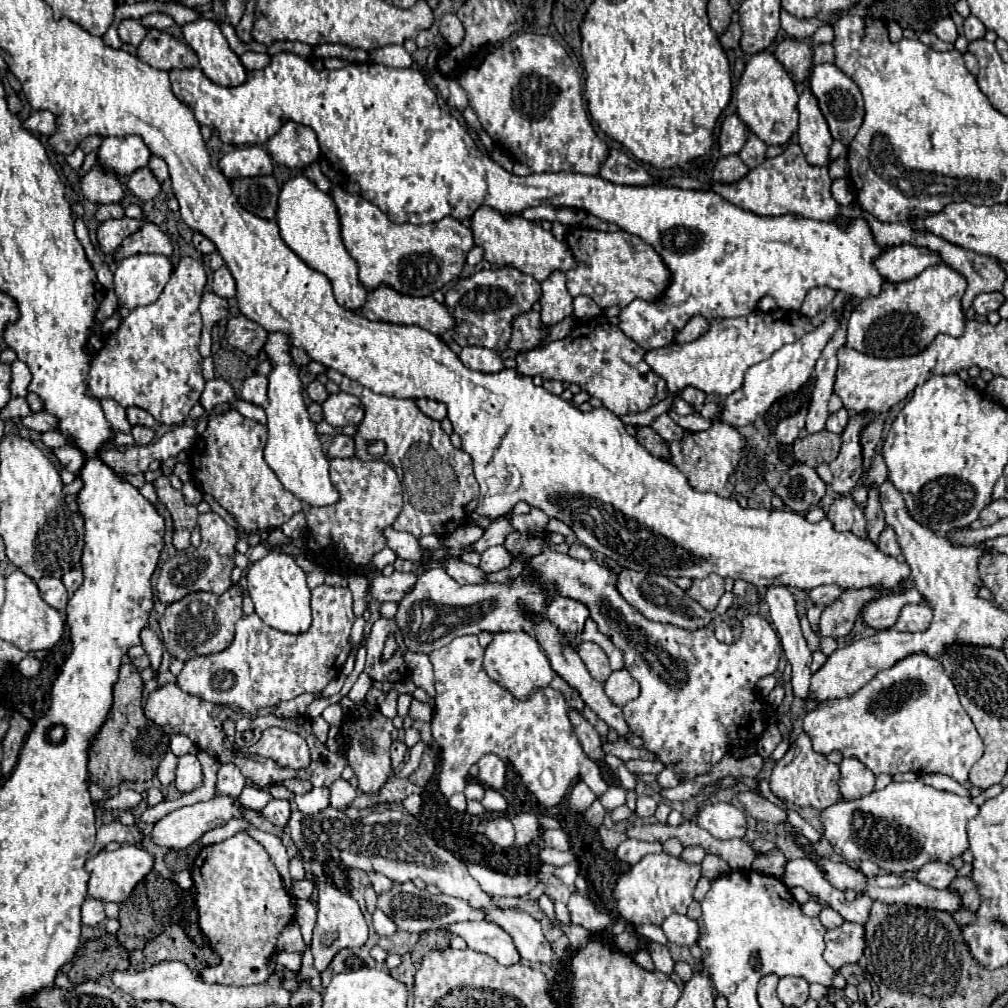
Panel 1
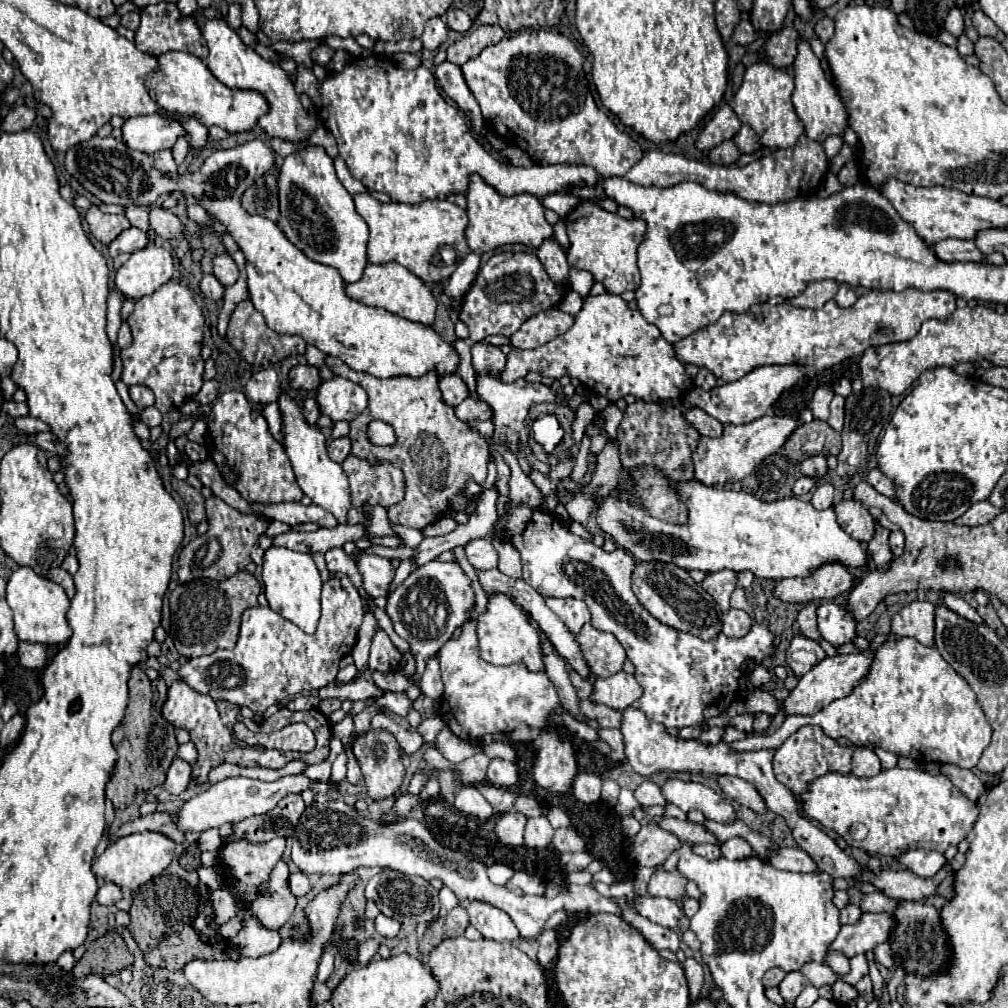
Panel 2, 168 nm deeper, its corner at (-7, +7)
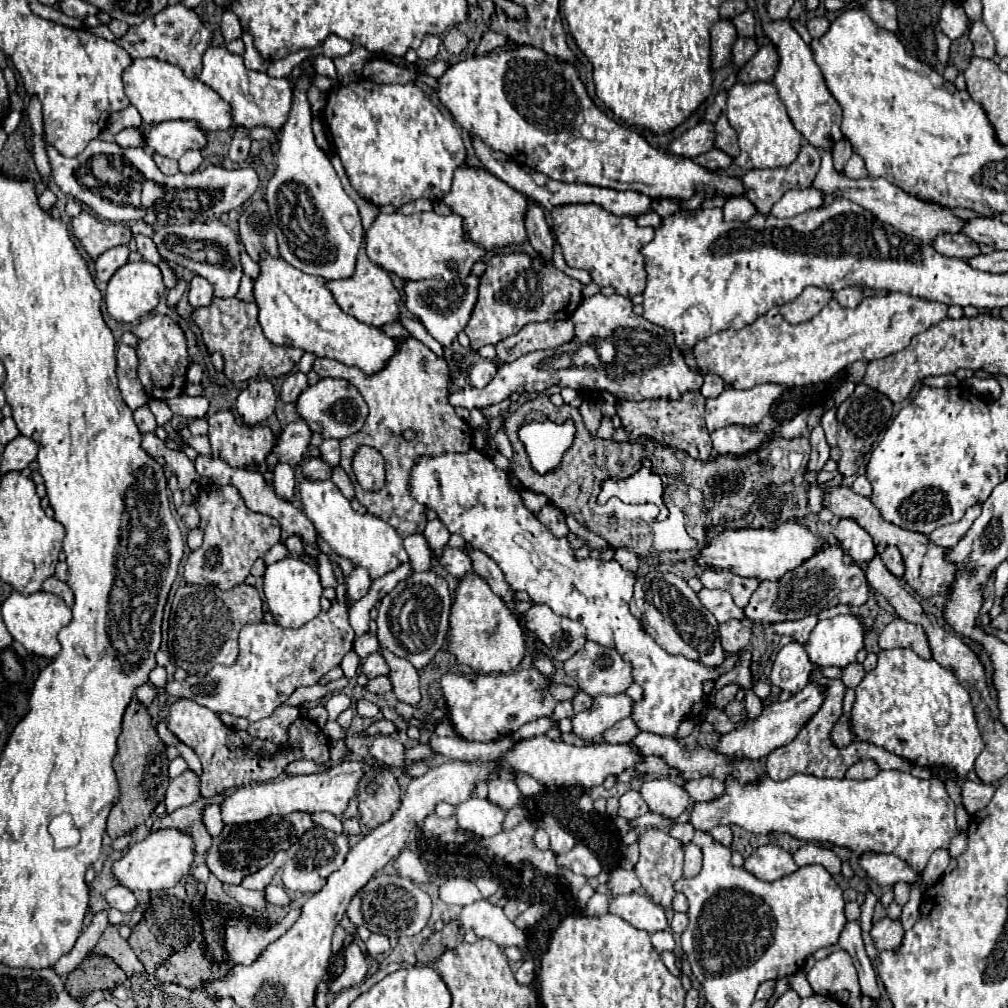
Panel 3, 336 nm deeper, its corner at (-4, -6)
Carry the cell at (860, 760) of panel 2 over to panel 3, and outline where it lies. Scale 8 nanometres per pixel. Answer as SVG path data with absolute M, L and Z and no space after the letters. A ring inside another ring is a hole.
M859 761L859 763L855 763L847 769L845 777L863 781L863 779L873 779L877 773L879 773L879 767L877 767L875 761Z

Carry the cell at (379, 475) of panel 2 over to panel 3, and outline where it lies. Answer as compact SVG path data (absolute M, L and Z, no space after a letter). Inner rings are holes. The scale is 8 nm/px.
M361 447L353 459L353 469L357 481L367 491L379 491L385 483L385 467L383 457L373 447Z

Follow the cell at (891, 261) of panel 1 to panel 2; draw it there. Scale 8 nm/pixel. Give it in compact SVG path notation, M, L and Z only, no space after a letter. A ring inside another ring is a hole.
M946 238L934 244L934 252L944 262L982 262L986 258L972 240L958 240L958 238Z

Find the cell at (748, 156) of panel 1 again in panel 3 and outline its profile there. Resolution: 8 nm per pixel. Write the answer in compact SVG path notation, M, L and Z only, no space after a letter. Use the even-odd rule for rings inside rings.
M721 115L715 123L715 131L717 131L717 139L715 139L715 147L725 151L727 155L731 157L737 157L739 155L739 141L737 141L737 135L735 135L735 129L729 125L727 117Z

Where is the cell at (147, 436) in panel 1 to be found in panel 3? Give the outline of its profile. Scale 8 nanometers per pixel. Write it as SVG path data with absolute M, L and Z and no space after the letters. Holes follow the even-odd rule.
M147 405L139 407L139 409L133 413L133 417L135 417L135 423L137 423L137 427L139 427L139 431L141 431L141 433L155 431L157 421L155 421L155 417L153 417L153 413L149 411L149 407L147 407Z

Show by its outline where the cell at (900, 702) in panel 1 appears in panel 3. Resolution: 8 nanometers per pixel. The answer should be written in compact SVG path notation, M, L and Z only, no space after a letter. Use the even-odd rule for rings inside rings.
M911 649L879 651L877 657L877 667L865 673L863 681L855 689L857 697L849 713L849 727L855 735L853 741L865 741L883 747L885 751L899 755L917 767L945 767L959 777L965 777L969 771L973 771L975 759L983 751L983 739L979 735L969 691L957 681L957 677L949 669L941 667L935 659L919 659L919 655L915 655Z

